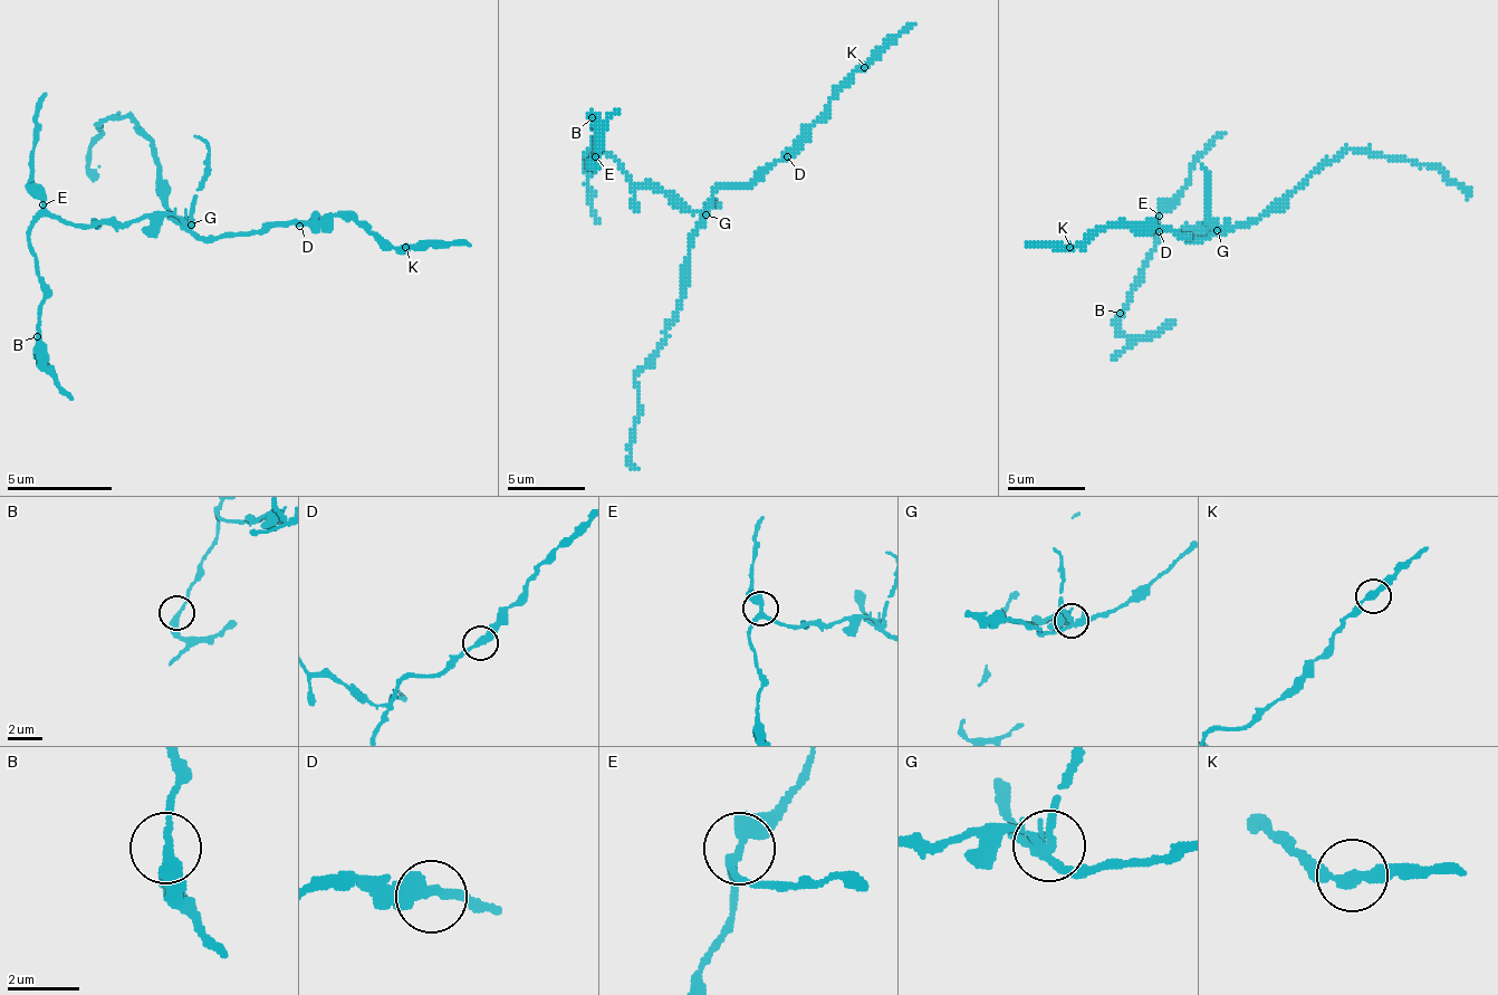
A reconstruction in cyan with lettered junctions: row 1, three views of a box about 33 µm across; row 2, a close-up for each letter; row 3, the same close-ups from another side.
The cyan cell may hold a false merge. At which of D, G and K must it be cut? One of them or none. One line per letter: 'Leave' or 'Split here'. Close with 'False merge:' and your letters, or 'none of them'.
D: Leave
G: Split here
K: Leave
False merge: G

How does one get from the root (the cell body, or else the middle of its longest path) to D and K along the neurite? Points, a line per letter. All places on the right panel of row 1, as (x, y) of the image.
D: (1218, 231), (1206, 239), (1159, 231)
K: (1218, 231), (1206, 239), (1190, 239), (1174, 231), (1132, 231), (1124, 223), (1108, 223), (1069, 247)

